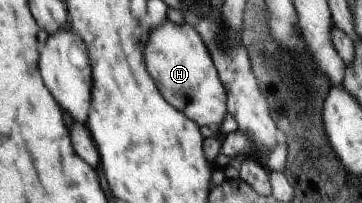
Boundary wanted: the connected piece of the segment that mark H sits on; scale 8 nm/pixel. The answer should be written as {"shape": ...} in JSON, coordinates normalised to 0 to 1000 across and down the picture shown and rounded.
{"shape":[[[459,108],[414,167],[398,286],[403,335],[414,374],[425,374],[425,404],[436,414],[436,443],[459,502],[470,502],[547,621],[575,621],[597,670],[608,665],[608,621],[627,557],[627,453],[575,232],[541,148],[514,108],[503,123]]]}

